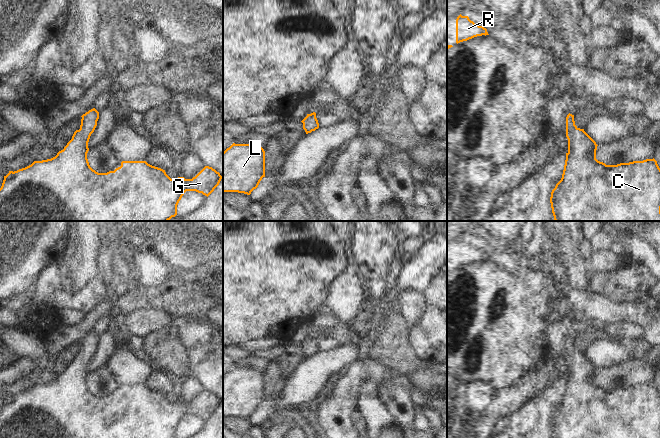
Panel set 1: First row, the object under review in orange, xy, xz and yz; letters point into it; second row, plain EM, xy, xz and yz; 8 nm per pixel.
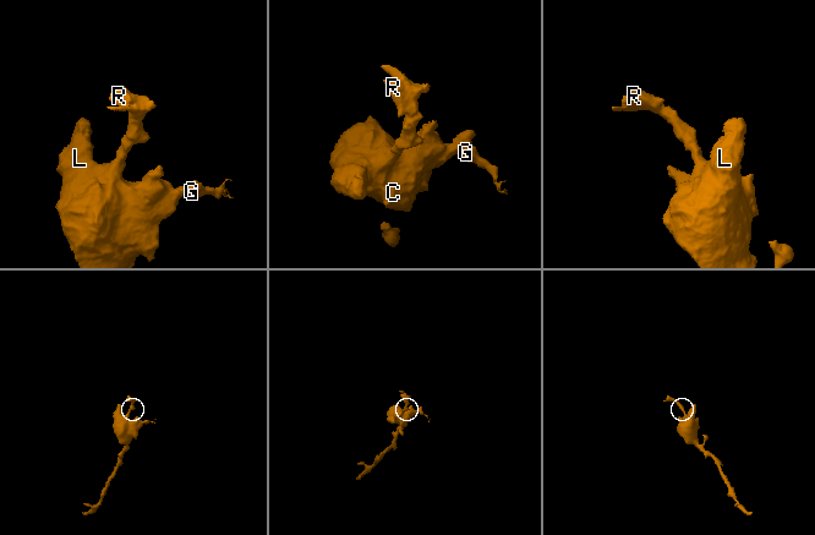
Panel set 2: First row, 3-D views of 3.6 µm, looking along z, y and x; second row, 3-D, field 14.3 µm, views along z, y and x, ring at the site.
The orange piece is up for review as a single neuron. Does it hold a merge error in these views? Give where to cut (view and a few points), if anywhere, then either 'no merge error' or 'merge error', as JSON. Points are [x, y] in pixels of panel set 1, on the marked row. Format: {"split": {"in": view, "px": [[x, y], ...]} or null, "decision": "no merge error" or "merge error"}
{"split": null, "decision": "no merge error"}

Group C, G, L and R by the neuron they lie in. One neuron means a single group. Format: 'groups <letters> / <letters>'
groups C G L R

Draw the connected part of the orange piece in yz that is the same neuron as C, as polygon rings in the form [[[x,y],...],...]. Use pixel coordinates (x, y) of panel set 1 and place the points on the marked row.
[[[574,115],[566,117],[568,152],[561,180],[551,192],[550,203],[555,221],[660,221],[660,168],[657,161],[646,159],[606,165],[596,159],[596,142],[575,125]]]

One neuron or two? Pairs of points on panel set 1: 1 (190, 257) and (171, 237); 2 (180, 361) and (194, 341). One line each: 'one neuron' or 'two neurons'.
1: one neuron
2: two neurons

